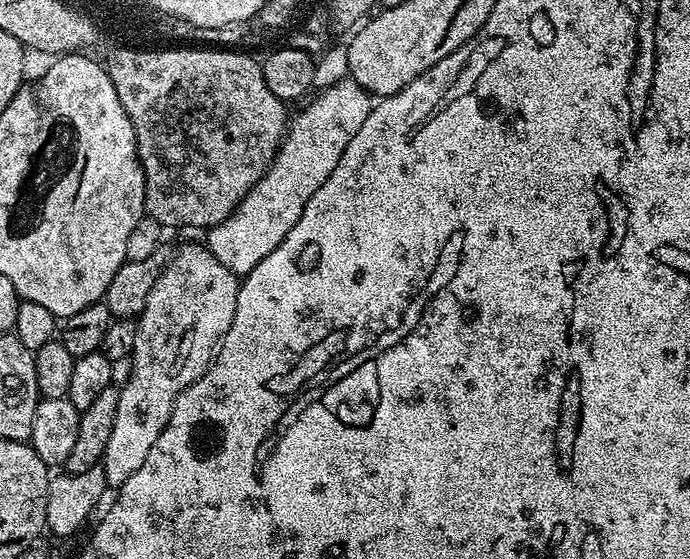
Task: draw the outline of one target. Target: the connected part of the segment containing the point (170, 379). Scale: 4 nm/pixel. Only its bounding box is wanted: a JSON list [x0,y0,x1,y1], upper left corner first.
[103,243,240,490]

